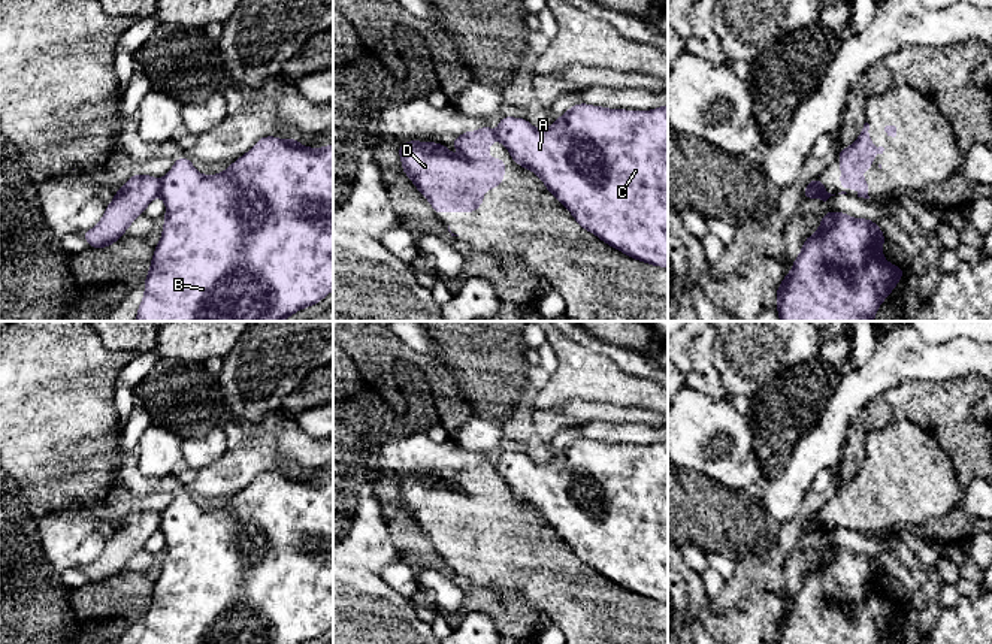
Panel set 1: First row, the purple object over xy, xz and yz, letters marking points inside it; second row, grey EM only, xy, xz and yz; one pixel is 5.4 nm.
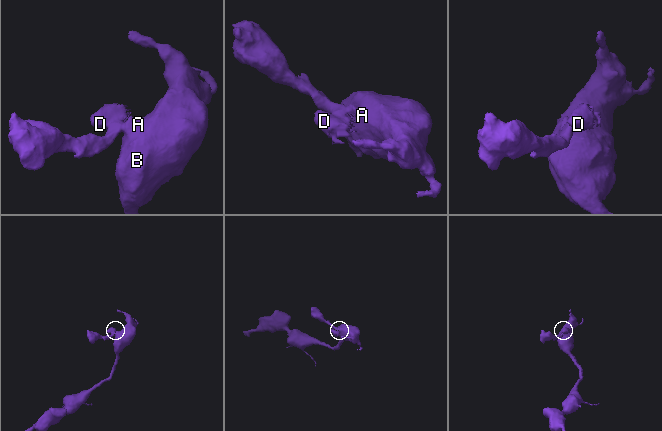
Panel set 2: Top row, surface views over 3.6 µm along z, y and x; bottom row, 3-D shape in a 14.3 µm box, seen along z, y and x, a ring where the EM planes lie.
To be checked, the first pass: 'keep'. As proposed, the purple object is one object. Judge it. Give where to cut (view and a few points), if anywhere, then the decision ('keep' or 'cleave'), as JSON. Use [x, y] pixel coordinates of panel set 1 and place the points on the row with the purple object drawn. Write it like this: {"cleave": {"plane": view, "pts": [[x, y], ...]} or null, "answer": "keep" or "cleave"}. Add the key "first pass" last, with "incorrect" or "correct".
{"cleave": {"plane": "xy", "pts": [[162, 180], [159, 194]]}, "answer": "cleave", "first pass": "incorrect"}

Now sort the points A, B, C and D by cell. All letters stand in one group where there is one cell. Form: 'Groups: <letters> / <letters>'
Groups: A B C / D

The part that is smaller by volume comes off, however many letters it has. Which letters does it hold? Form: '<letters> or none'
D

